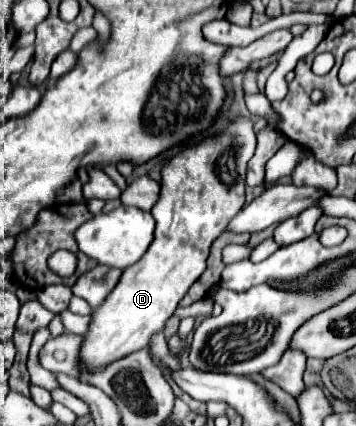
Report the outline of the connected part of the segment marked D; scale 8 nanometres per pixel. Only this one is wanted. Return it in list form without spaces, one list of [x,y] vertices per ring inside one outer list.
[[[238,114],[220,132],[216,132],[214,136],[202,138],[197,144],[185,146],[174,158],[168,160],[168,164],[164,164],[162,180],[160,180],[160,198],[150,210],[156,220],[154,240],[148,252],[136,264],[124,270],[112,294],[92,314],[92,324],[84,336],[86,340],[80,350],[80,360],[86,368],[106,366],[122,356],[148,348],[150,336],[164,330],[164,324],[176,310],[178,302],[184,298],[188,288],[206,270],[206,260],[208,260],[212,242],[224,232],[232,216],[236,216],[242,210],[246,168],[248,168],[248,160],[254,156],[254,150],[256,150],[256,132],[254,132],[252,118]]]

